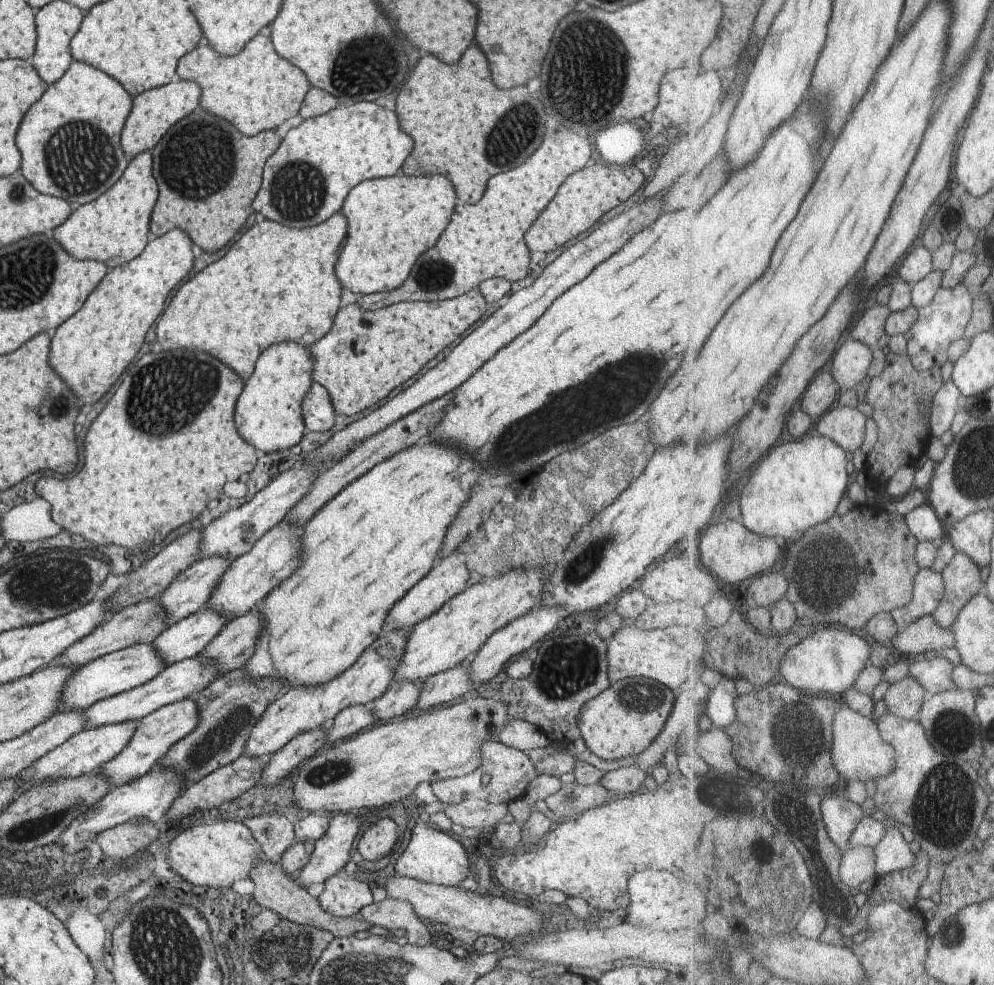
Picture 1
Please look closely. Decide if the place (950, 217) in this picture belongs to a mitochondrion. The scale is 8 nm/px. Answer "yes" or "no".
no

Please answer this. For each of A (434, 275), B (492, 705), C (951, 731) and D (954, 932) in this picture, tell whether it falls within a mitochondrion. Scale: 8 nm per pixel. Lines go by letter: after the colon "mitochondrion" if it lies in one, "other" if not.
A: mitochondrion
B: other
C: mitochondrion
D: mitochondrion

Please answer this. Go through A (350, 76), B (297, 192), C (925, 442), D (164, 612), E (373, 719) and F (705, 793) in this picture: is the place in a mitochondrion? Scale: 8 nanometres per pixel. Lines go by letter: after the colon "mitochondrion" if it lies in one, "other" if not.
A: mitochondrion
B: mitochondrion
C: other
D: other
E: other
F: other

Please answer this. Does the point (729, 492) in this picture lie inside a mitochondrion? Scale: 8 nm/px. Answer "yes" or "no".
no

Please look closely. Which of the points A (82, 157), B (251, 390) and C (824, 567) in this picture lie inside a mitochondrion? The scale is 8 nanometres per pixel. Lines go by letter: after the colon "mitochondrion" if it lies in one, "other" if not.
A: mitochondrion
B: other
C: mitochondrion

